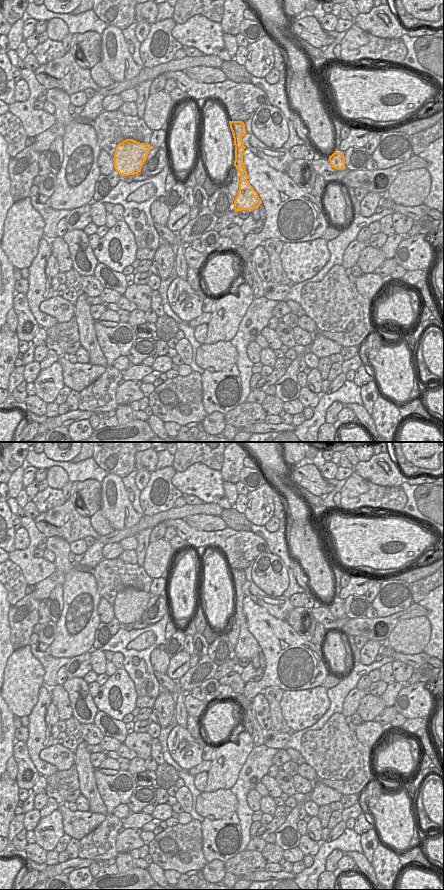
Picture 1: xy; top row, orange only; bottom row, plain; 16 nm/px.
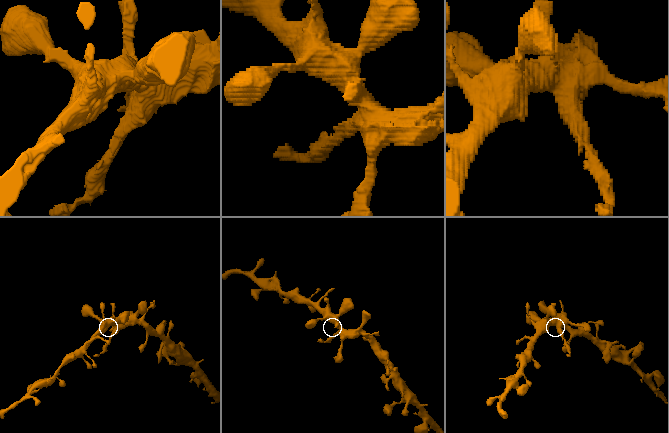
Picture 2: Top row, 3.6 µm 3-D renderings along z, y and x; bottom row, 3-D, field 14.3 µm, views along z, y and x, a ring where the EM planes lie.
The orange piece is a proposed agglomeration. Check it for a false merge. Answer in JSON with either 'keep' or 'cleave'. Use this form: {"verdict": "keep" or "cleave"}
{"verdict": "keep"}

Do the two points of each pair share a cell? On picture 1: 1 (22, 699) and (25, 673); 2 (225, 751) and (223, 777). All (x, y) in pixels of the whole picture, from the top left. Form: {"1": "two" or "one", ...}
{"1": "one", "2": "one"}

